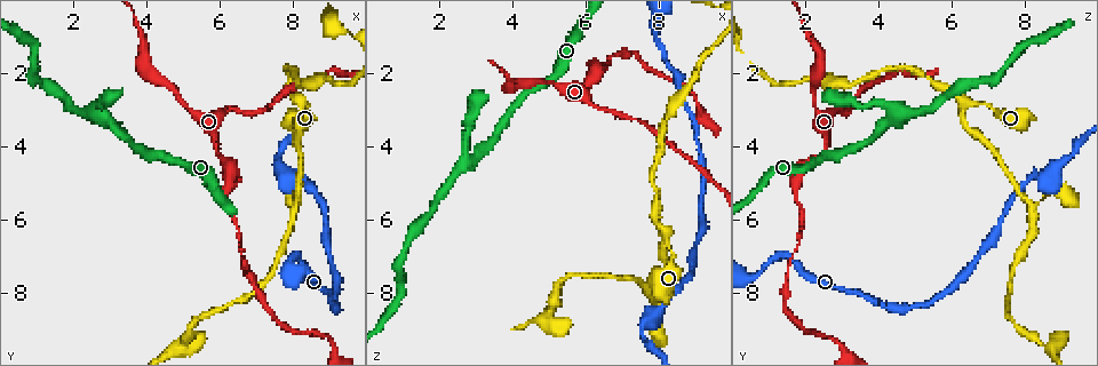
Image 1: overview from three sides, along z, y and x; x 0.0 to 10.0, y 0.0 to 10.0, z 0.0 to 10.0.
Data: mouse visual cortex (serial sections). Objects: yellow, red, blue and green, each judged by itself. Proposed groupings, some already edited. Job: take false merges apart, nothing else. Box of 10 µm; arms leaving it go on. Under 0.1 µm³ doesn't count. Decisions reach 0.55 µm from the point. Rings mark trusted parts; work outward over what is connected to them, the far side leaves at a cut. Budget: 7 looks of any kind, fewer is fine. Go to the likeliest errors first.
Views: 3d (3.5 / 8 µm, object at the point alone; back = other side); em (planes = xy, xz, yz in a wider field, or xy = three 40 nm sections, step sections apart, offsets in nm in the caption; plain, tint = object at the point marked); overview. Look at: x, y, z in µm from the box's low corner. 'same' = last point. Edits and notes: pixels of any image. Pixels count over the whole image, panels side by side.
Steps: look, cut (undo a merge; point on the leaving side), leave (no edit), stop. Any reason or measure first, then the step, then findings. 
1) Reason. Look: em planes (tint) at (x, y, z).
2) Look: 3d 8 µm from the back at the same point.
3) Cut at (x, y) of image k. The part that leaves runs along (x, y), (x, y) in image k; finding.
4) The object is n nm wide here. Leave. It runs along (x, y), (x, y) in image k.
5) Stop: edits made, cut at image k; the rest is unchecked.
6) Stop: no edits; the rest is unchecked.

Three-way junction. Look: 3d 3.5 µm at (8.20, 2.90, 6.45).

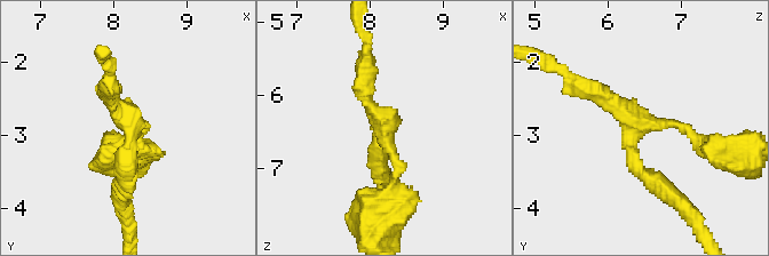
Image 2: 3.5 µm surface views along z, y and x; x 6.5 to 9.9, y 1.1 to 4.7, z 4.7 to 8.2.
3 arms meet here; the arms are 150, 200, 250 nm wide; shape alone is not enough. Look: em xy step 1 (tint) at (8.25, 2.85, 6.40).

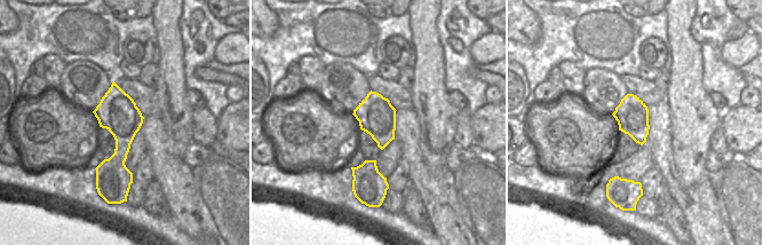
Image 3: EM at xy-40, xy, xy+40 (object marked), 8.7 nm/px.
Leave. It runs along (394, 190), (387, 119), (379, 149) in image 2; all the same cell.

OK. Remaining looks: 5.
Three-way junction. Look: 3d 3.5 µm at (8.05, 5.65, 8.15).

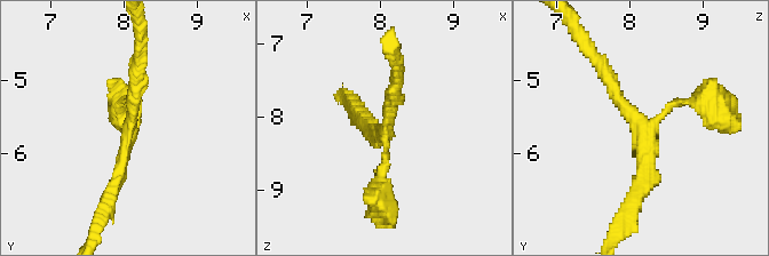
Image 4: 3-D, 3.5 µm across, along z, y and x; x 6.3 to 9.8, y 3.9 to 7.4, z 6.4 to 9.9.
3 arms meet here; the arms are 150, 200, 200 nm wide; shape alone is not enough. Look: em xy step 2 (tint) at (8.05, 5.70, 8.15).

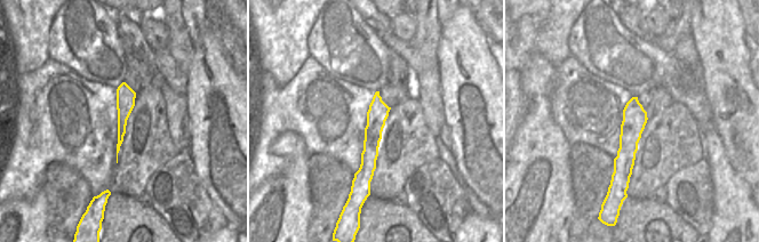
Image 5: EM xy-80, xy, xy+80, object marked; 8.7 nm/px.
Leave. It runs along (376, 97), (367, 182) in image 5; continuous, no second cell.

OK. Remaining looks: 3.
A fork. Look: 3d 3.5 µm at (2.80, 3.15, 4.35).

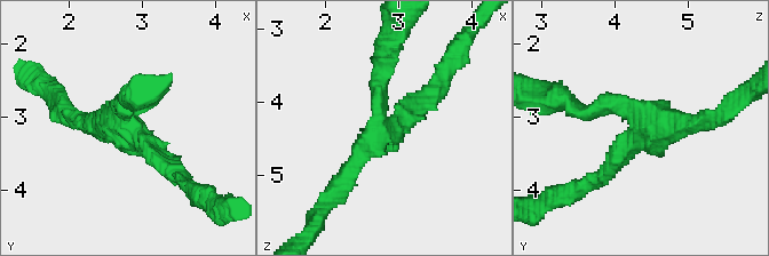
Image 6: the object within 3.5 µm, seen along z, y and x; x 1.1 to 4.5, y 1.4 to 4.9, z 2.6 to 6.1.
3 arms meet here; the arms are 200, 250, 250 nm wide. Look: em xy step 5 (tint) at (2.75, 3.10, 4.35).

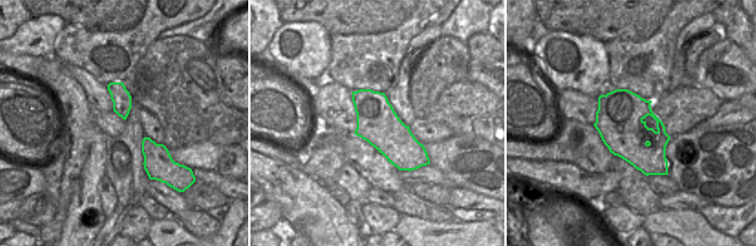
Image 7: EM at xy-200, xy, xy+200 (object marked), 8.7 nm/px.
Leave. It runs along (430, 95), (374, 136), (339, 189) in image 6; all the same cell.

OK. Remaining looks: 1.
Stop: no edits; the rest is unchecked.

